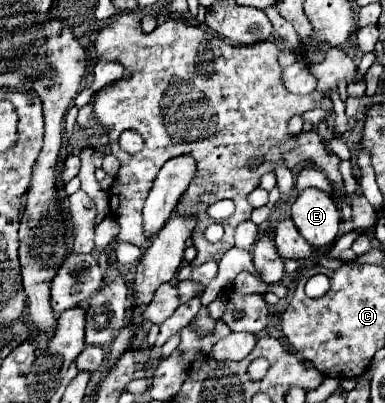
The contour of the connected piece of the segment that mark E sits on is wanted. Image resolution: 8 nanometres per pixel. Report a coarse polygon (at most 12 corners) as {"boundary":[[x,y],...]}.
{"boundary":[[306,188],[292,220],[312,246],[338,236],[340,210],[328,192]]}

